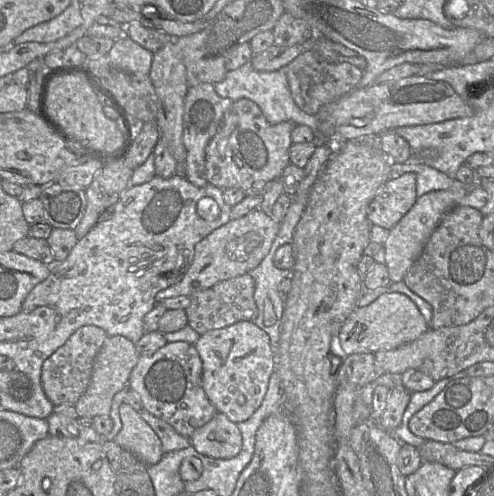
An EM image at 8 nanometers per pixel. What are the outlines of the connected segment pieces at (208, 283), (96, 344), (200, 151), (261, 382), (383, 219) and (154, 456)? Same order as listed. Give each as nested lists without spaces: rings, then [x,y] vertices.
[[[261,209],[229,220],[200,240],[194,248],[194,258],[182,280],[155,296],[156,303],[176,296],[190,296],[195,291],[205,290],[218,282],[244,275],[256,268],[269,253],[280,228],[273,218]]]
[[[82,326],[44,360],[41,385],[45,395],[53,405],[75,405],[85,393],[90,383],[94,360],[107,337],[107,333],[98,326]]]
[[[200,83],[188,88],[183,113],[183,144],[187,151],[184,173],[185,178],[197,187],[205,187],[208,184],[205,177],[206,146],[216,134],[224,113],[232,103],[232,99],[220,97],[213,84]]]
[[[239,321],[224,328],[207,331],[200,335],[197,342],[193,345],[202,360],[202,387],[209,401],[213,404],[218,413],[225,414],[232,422],[240,423],[247,420],[260,407],[267,392],[271,374],[276,370],[276,350],[273,349],[268,334],[251,321]]]
[[[408,172],[389,179],[368,206],[370,224],[392,229],[410,210],[417,198],[414,173]]]
[[[123,402],[119,407],[121,430],[114,441],[133,453],[146,465],[158,463],[164,455],[162,443],[155,431],[133,407]]]

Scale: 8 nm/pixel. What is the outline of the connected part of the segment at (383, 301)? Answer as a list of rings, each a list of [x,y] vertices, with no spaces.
[[[386,292],[369,305],[356,307],[352,311],[341,327],[338,341],[332,342],[331,351],[337,355],[347,356],[392,350],[418,339],[429,328],[430,325],[408,296],[398,292]]]

